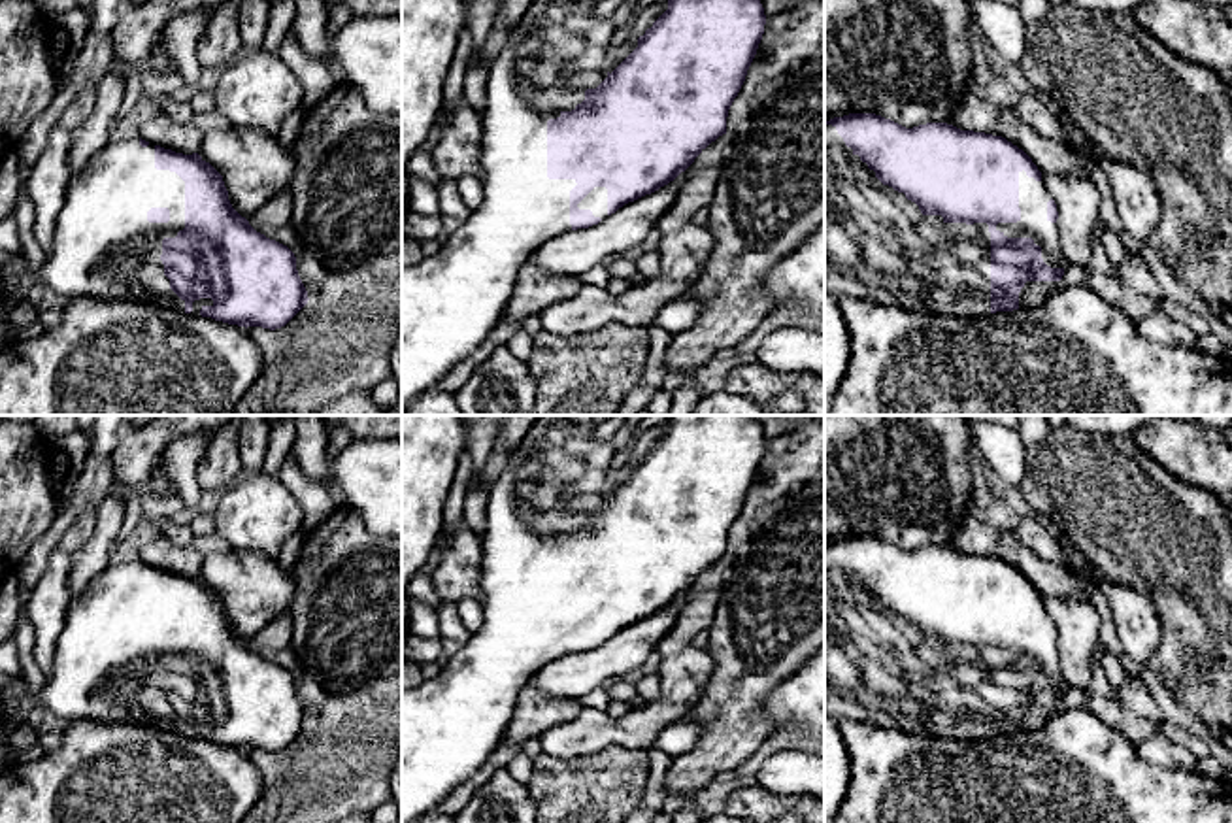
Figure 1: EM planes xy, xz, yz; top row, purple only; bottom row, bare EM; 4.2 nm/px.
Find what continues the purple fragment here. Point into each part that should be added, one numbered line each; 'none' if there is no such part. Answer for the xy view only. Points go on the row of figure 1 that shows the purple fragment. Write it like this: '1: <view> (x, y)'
1: xy (102, 246)

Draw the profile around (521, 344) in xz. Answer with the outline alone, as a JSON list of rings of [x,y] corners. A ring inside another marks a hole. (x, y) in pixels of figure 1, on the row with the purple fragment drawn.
[[[519,328],[513,338],[508,342],[508,349],[511,351],[511,355],[515,355],[521,361],[528,361],[528,357],[532,355],[532,347],[534,347],[534,338]]]

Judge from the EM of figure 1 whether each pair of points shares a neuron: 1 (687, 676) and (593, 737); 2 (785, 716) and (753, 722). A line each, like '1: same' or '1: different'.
1: same
2: different

